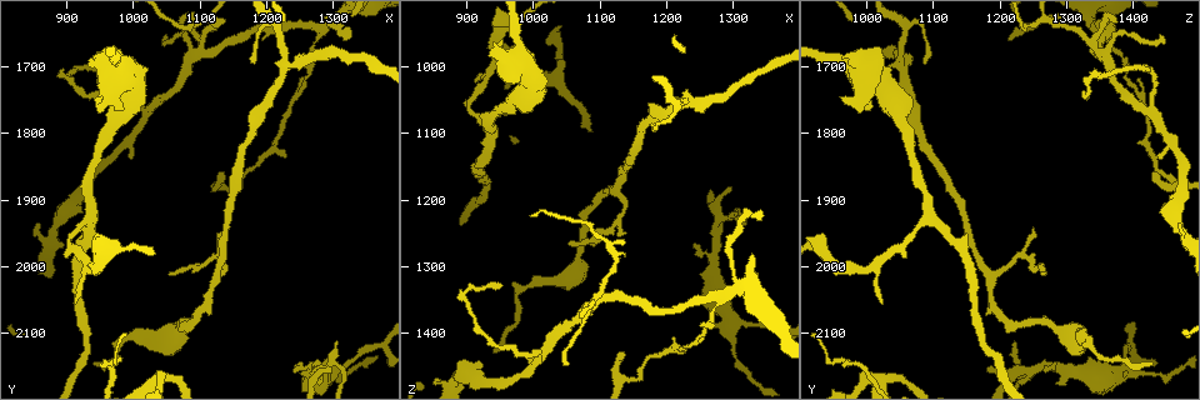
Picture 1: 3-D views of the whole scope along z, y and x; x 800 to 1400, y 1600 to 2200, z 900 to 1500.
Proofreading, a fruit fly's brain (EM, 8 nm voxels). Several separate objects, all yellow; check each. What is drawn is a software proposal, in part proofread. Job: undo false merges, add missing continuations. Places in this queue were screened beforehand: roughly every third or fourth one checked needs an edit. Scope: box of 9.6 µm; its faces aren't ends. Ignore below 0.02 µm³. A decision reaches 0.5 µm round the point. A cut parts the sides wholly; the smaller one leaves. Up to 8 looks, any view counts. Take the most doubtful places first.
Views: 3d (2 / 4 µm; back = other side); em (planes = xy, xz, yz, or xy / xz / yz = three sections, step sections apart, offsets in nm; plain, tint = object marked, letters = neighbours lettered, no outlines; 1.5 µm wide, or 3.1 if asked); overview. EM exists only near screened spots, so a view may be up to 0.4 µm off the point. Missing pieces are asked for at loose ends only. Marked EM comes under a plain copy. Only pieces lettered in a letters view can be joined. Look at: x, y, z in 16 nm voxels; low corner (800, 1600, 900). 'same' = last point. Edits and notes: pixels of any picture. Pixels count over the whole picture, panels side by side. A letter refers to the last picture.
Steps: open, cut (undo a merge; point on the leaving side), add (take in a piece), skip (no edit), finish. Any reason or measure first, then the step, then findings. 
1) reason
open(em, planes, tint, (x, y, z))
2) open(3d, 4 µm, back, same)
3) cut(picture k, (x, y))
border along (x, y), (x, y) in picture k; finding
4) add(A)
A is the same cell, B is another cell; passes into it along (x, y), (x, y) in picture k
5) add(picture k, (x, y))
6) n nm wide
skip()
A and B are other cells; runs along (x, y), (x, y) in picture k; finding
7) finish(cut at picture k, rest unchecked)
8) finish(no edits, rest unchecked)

open(em, xz, step 4, letters, (940, 2145, 1430))

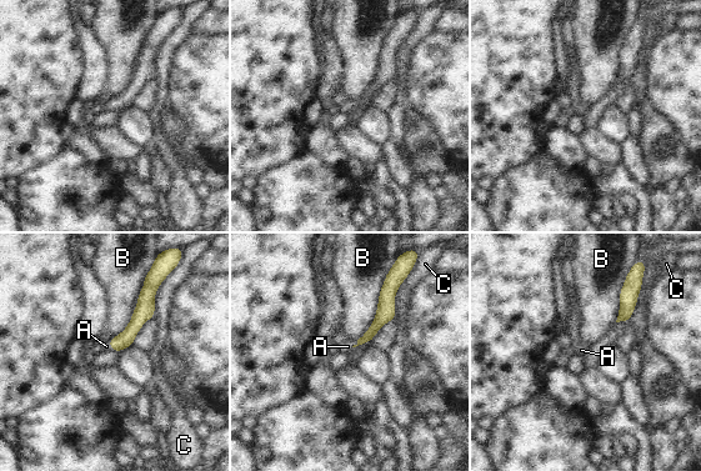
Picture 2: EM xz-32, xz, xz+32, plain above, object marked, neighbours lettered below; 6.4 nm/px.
add(A)
A is the same cell, B and C are other cells; passes into it along (381, 317), (354, 345), (348, 346) in picture 2; it goes on there

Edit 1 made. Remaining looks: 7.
two arms in line, one across
open(3d, 2 µm, (1100, 1680, 1350))

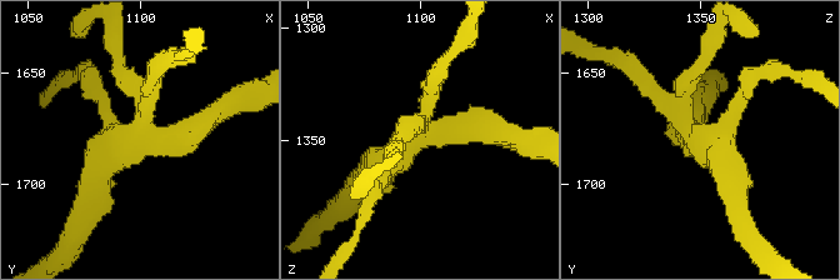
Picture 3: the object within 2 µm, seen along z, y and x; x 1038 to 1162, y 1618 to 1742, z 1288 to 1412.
now the EM
open(em, yz, step 8, letters, (1104, 1680, 1349))

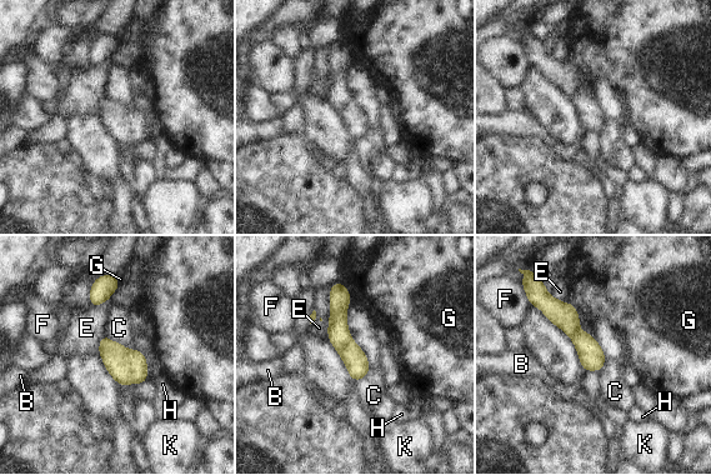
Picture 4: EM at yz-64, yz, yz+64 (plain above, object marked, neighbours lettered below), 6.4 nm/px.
160 nm wide
skip()
B, C, E, F, G, H and K are other cells; border along (349, 304), (357, 381) in picture 4; all the same neuron

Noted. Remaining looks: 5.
three-way junction
open(3d, 2 µm, (1230, 1700, 1050))

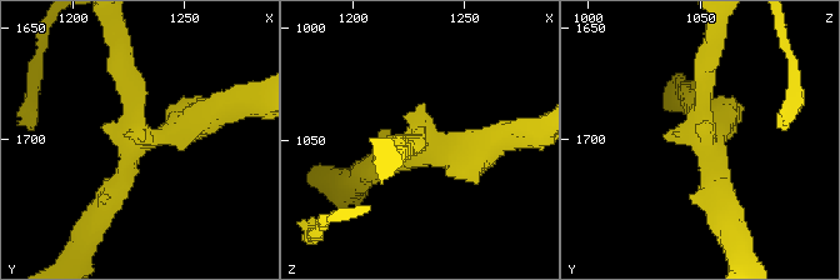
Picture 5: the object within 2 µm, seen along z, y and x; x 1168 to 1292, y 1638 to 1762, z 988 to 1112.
3 arms; arms of 180, 190, 220 nm
open(em, planes, letters, (1229, 1701, 1051))

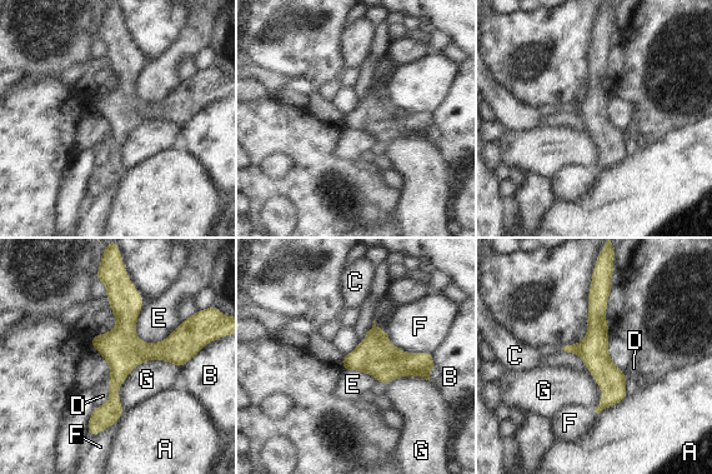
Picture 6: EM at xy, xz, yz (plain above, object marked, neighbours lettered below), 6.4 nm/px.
G touches over 460 nm
skip()
A, B, C, D, E, F and G are other cells; continuous, no second neuron

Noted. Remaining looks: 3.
finish(add at picture 2, rest unchecked)

